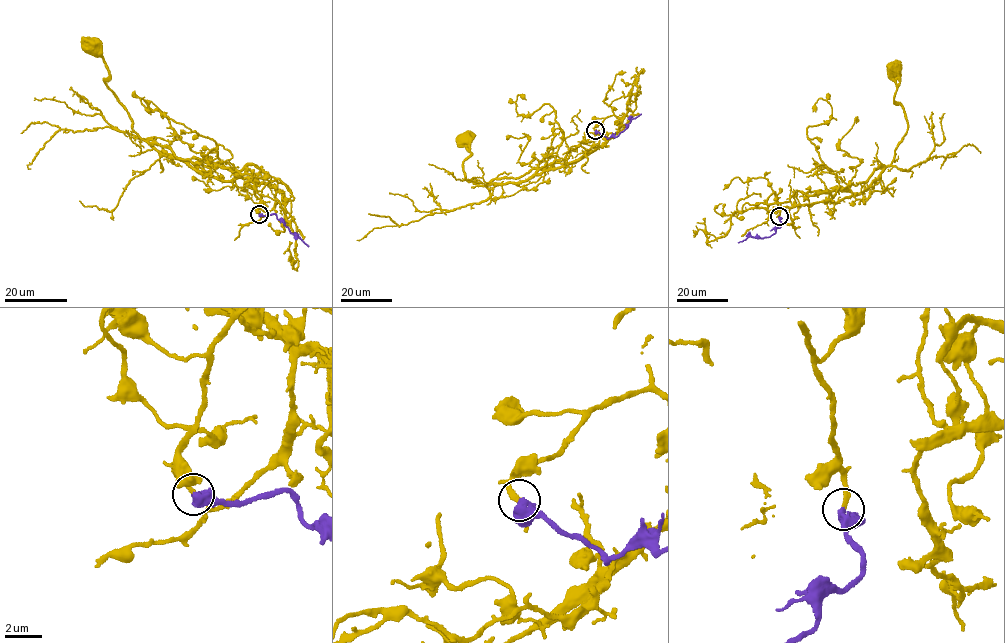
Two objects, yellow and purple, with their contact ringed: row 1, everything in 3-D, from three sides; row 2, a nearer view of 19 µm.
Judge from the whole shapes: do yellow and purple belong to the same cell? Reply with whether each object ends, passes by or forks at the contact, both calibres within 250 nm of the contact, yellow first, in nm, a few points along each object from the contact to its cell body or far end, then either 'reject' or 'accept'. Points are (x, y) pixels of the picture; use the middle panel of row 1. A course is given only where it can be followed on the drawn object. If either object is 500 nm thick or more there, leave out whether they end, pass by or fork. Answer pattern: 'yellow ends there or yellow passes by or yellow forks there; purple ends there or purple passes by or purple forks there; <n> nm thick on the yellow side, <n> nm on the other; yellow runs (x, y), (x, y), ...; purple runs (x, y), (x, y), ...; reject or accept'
240 nm thick on the yellow side, 600 nm on the other; yellow runs (595, 130), (606, 117), (629, 119), (544, 168), (481, 185), (466, 178), (472, 153), (461, 139); purple runs (595, 130), (607, 138), (615, 137), (641, 114); accept

